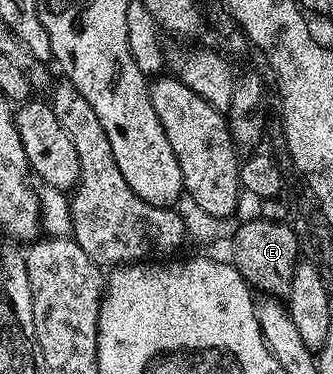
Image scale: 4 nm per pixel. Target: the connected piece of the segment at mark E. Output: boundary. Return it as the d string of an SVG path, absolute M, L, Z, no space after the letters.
M254 216L250 222L239 225L232 231L232 265L237 267L254 291L273 295L274 298L288 299L291 280L299 261L296 236L288 222L276 222Z

